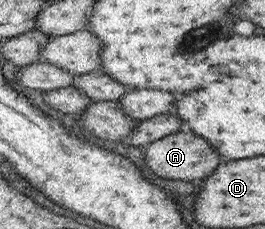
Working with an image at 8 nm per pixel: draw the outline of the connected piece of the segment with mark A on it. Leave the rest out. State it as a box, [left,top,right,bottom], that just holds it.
[142,132,220,180]

